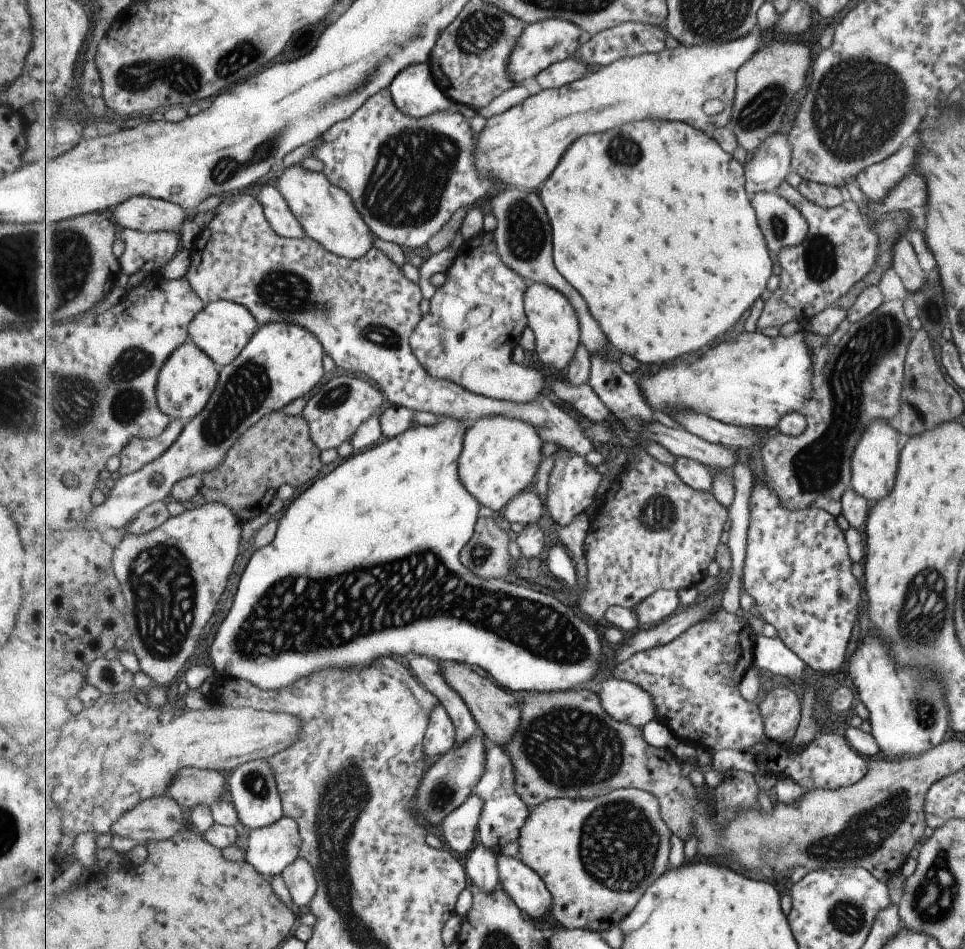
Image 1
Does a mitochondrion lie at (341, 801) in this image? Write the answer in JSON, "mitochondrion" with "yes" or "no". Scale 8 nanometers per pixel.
{"mitochondrion":"yes"}

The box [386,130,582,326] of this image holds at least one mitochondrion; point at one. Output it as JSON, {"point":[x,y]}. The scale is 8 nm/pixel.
{"point":[525,231]}

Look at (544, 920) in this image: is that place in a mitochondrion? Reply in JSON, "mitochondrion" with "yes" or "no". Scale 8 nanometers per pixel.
{"mitochondrion":"no"}

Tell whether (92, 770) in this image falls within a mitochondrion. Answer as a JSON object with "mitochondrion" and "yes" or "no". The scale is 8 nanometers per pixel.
{"mitochondrion":"no"}

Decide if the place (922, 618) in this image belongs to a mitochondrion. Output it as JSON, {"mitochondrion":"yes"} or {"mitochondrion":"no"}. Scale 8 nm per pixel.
{"mitochondrion":"yes"}

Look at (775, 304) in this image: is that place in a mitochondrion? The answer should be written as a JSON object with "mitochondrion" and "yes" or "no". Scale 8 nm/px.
{"mitochondrion":"no"}

